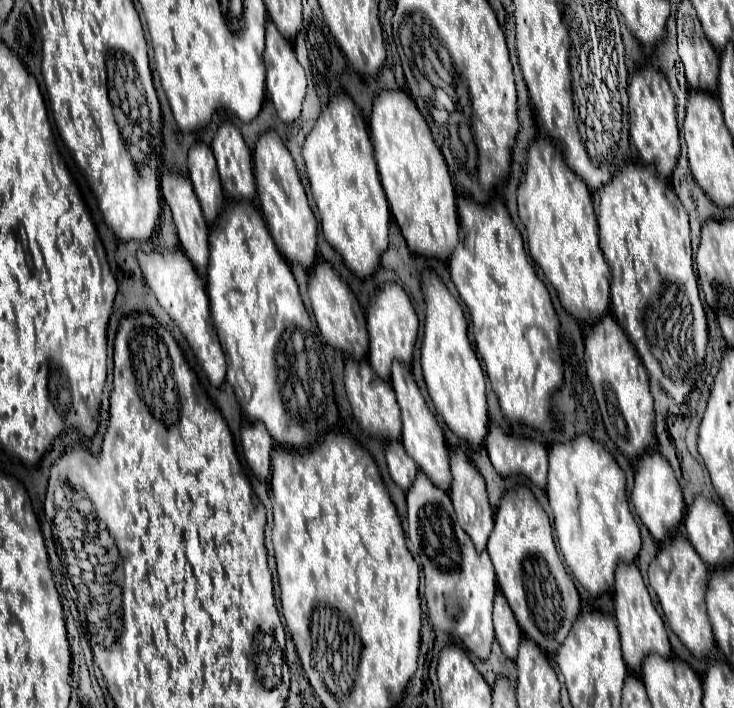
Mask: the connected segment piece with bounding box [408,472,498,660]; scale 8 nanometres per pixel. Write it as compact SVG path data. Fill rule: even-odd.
M424 472L416 476L416 482L408 490L408 524L408 548L426 578L430 622L442 632L450 630L448 634L458 636L470 652L486 660L494 642L492 600L498 590L488 552L474 548L470 536L456 522L448 492L434 486Z

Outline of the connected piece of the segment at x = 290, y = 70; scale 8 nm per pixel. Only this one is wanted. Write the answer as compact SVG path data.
M270 18L266 20L266 52L264 52L264 64L266 64L266 90L268 96L274 102L274 108L278 112L278 118L282 122L294 122L300 116L302 100L306 94L306 72L300 66L292 42L288 42L274 24L270 24Z

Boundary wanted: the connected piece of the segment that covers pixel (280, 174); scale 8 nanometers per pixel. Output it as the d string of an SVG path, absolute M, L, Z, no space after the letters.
M274 130L264 132L254 146L254 178L258 188L258 202L268 224L268 230L278 246L278 250L294 262L300 262L312 270L316 262L316 218L308 206L304 186L300 182L296 164Z

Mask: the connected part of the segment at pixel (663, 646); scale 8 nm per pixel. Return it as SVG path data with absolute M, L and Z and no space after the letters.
M618 564L614 600L616 600L616 624L618 624L618 632L620 632L620 640L622 640L622 654L624 654L628 668L638 674L642 668L642 658L650 652L656 652L660 656L670 656L672 648L668 642L664 620L656 612L656 606L650 598L650 592L648 592L644 578L636 564Z

